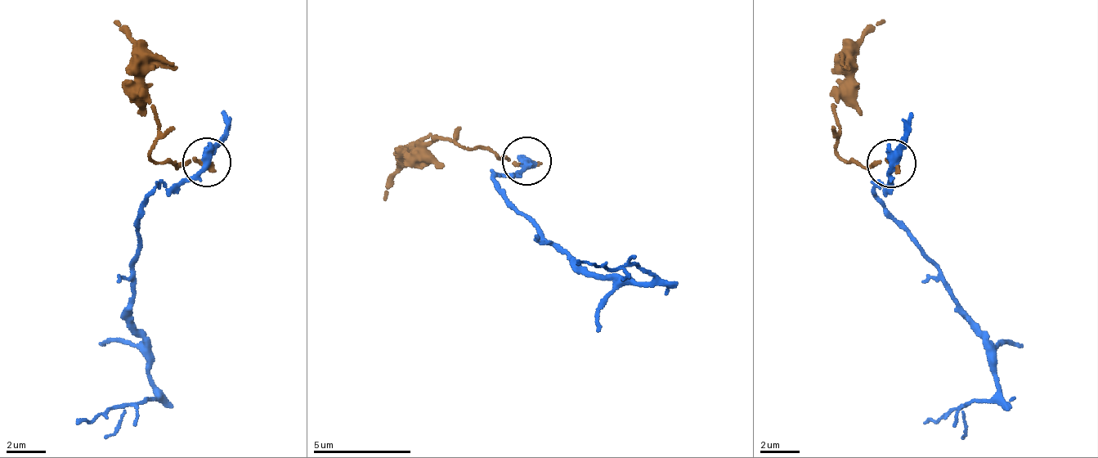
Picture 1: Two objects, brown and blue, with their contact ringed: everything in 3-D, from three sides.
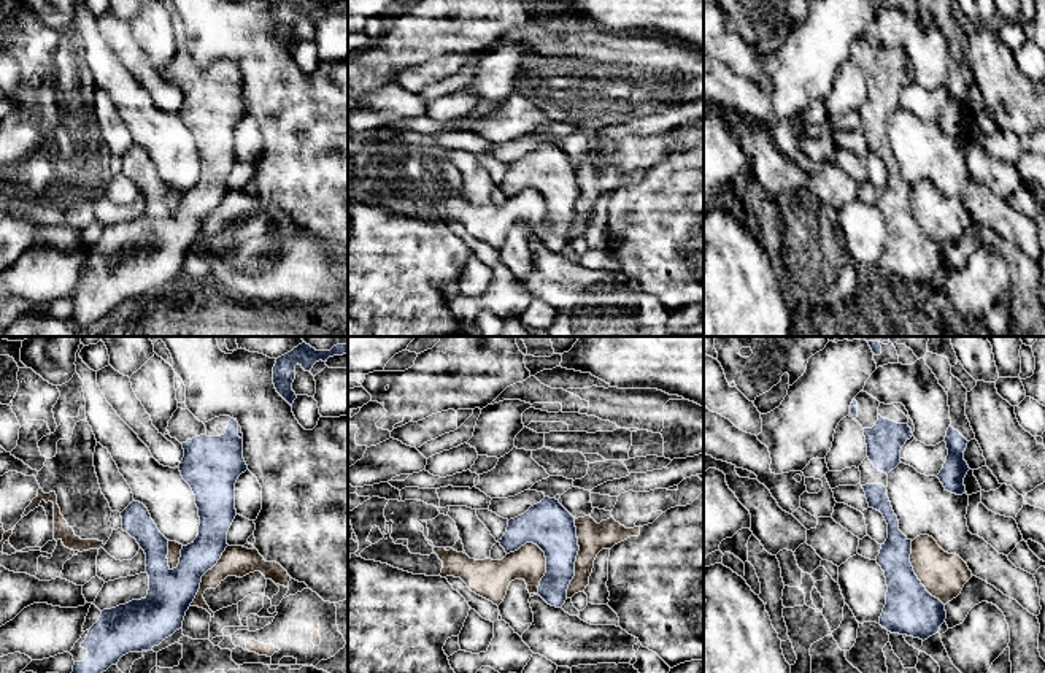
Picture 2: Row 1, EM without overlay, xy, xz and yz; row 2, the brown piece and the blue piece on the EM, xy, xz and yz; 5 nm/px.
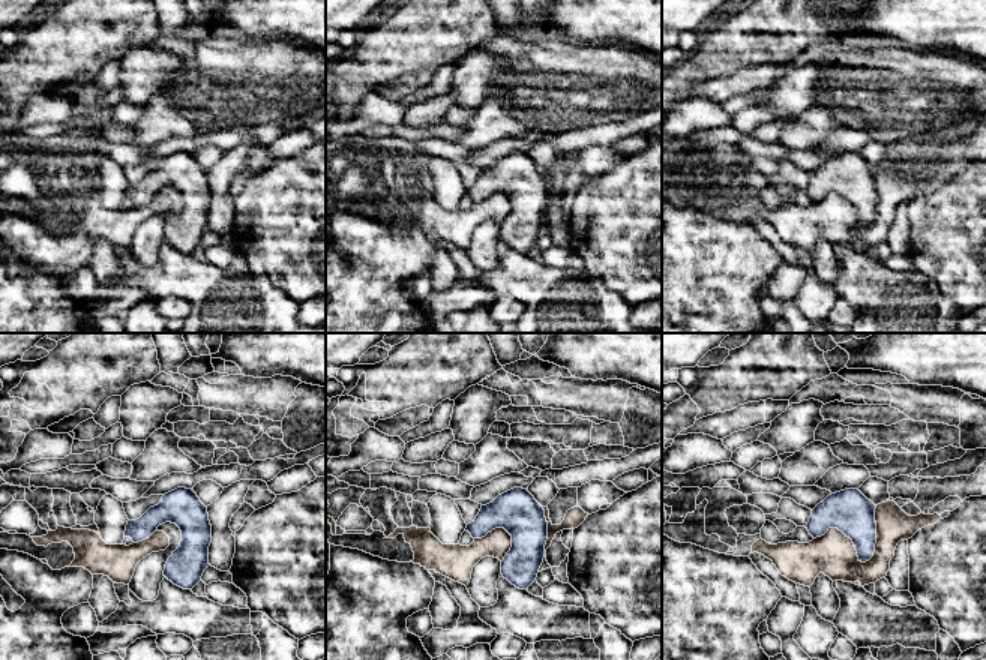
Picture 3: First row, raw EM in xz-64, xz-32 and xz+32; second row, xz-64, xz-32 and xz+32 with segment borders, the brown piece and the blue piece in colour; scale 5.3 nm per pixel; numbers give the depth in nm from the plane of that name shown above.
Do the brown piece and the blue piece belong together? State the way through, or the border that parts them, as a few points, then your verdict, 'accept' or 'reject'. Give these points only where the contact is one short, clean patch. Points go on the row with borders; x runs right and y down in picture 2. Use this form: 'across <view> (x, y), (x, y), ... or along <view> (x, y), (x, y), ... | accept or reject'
reject

